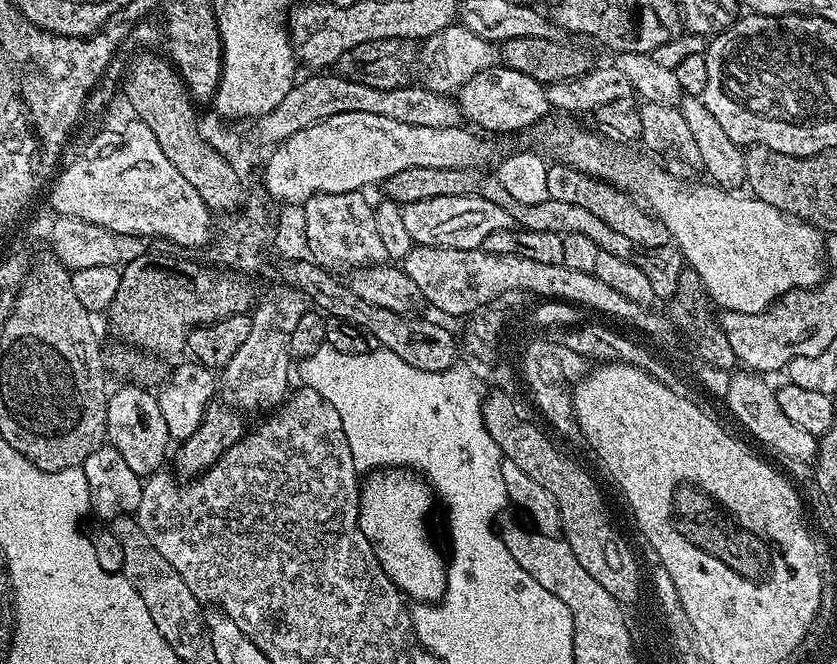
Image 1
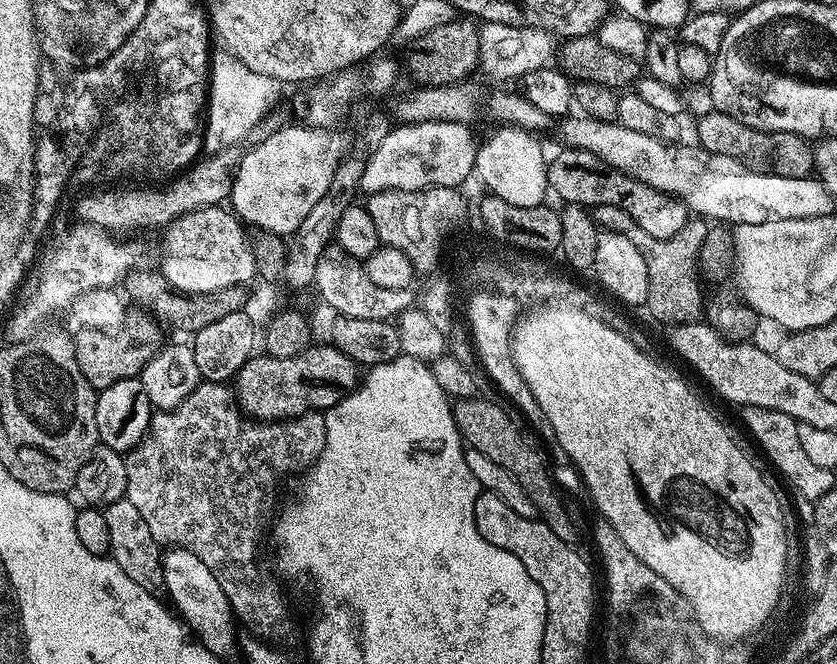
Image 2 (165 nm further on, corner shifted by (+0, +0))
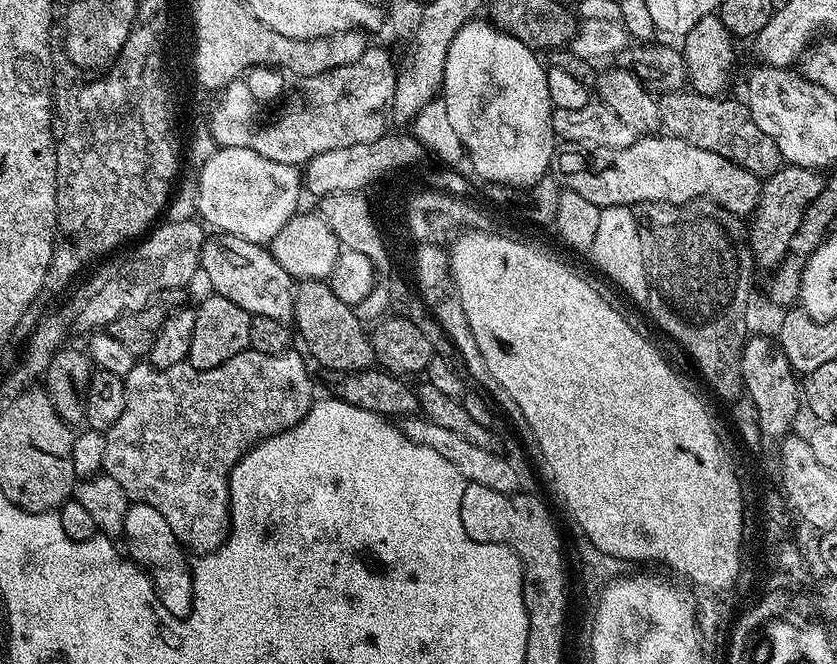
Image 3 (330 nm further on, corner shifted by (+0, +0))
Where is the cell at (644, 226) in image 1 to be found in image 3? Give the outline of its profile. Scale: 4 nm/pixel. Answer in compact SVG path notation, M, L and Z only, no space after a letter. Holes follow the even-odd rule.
M644 134L630 146L622 146L622 150L609 148L585 148L578 144L561 143L552 155L551 175L556 177L561 189L582 194L594 206L643 206L645 204L685 204L691 200L710 199L721 204L730 214L748 218L755 213L760 201L761 177L750 170L730 162L730 158L722 158L722 154L714 154L714 150L702 150L702 146L690 146L677 136L667 134Z

